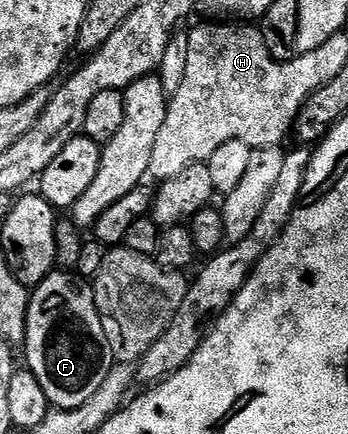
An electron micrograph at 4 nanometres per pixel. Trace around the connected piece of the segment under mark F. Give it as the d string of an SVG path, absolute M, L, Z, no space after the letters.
M53 270L41 284L31 289L28 325L22 348L23 351L28 351L27 371L38 378L42 390L46 390L46 398L52 408L77 408L82 406L82 402L98 394L102 382L106 382L110 367L110 348L104 345L107 340L110 340L110 336L100 318L100 311L96 309L92 284L87 279L81 279L71 271Z

